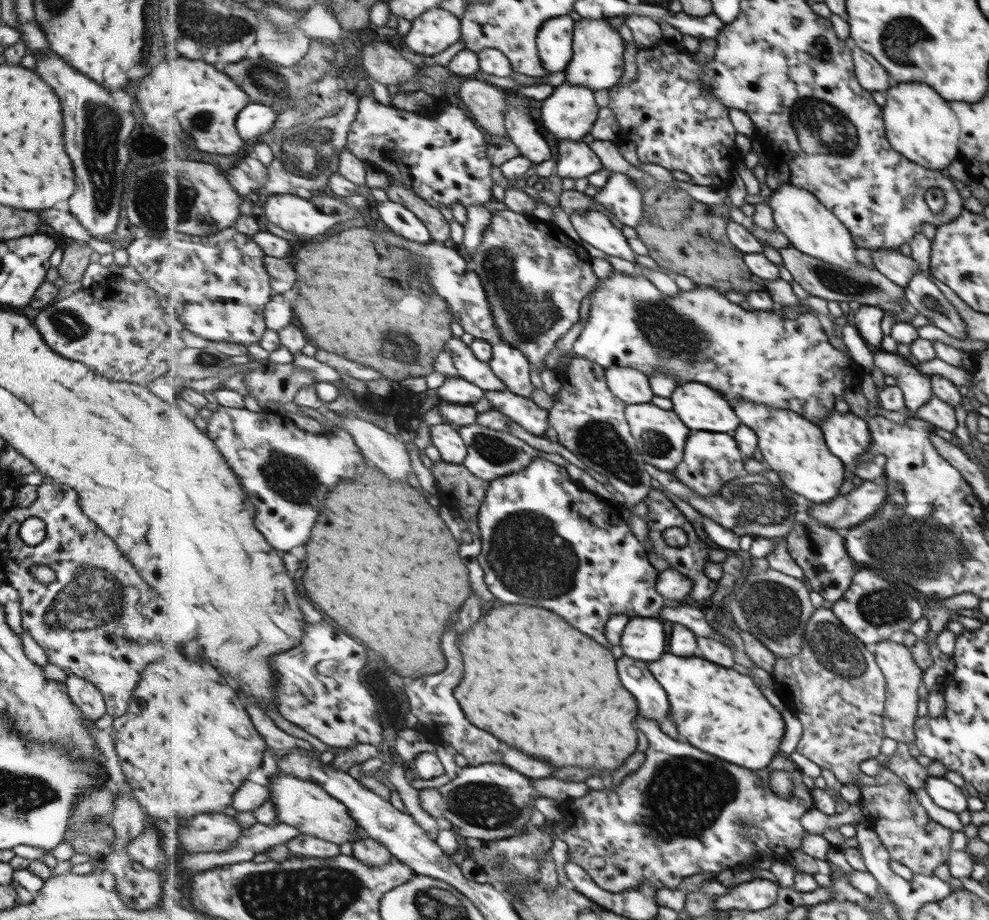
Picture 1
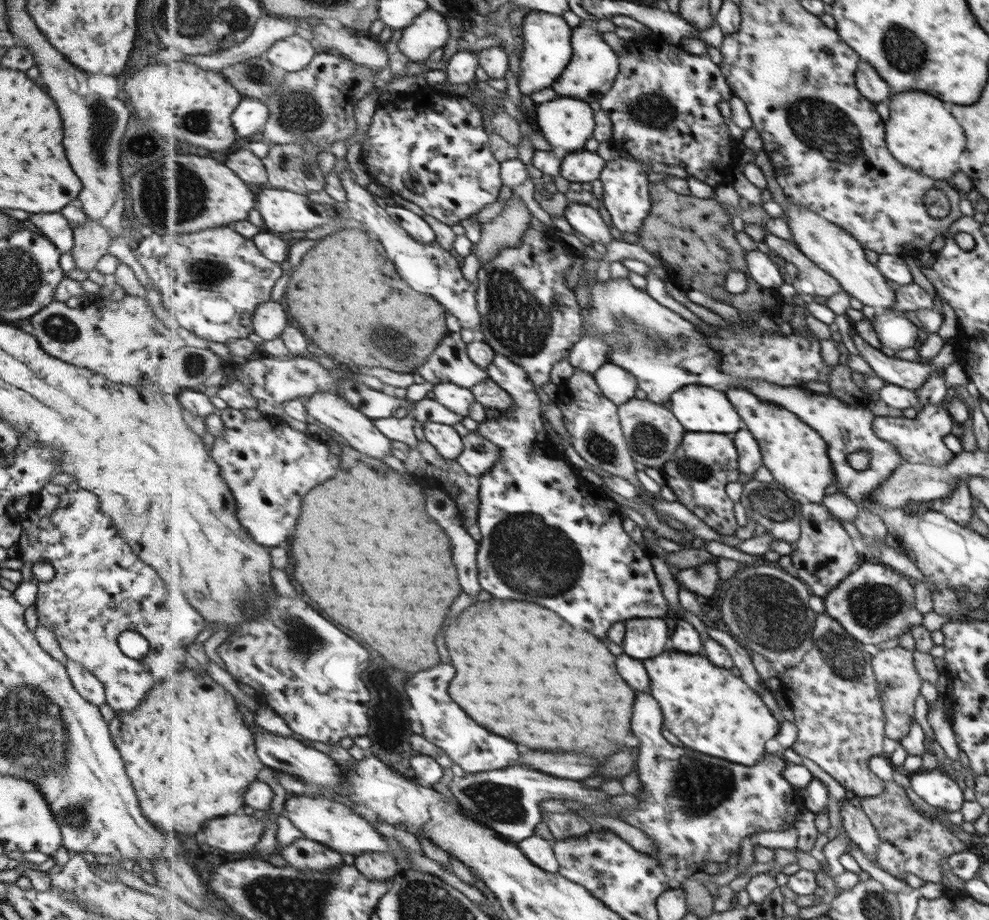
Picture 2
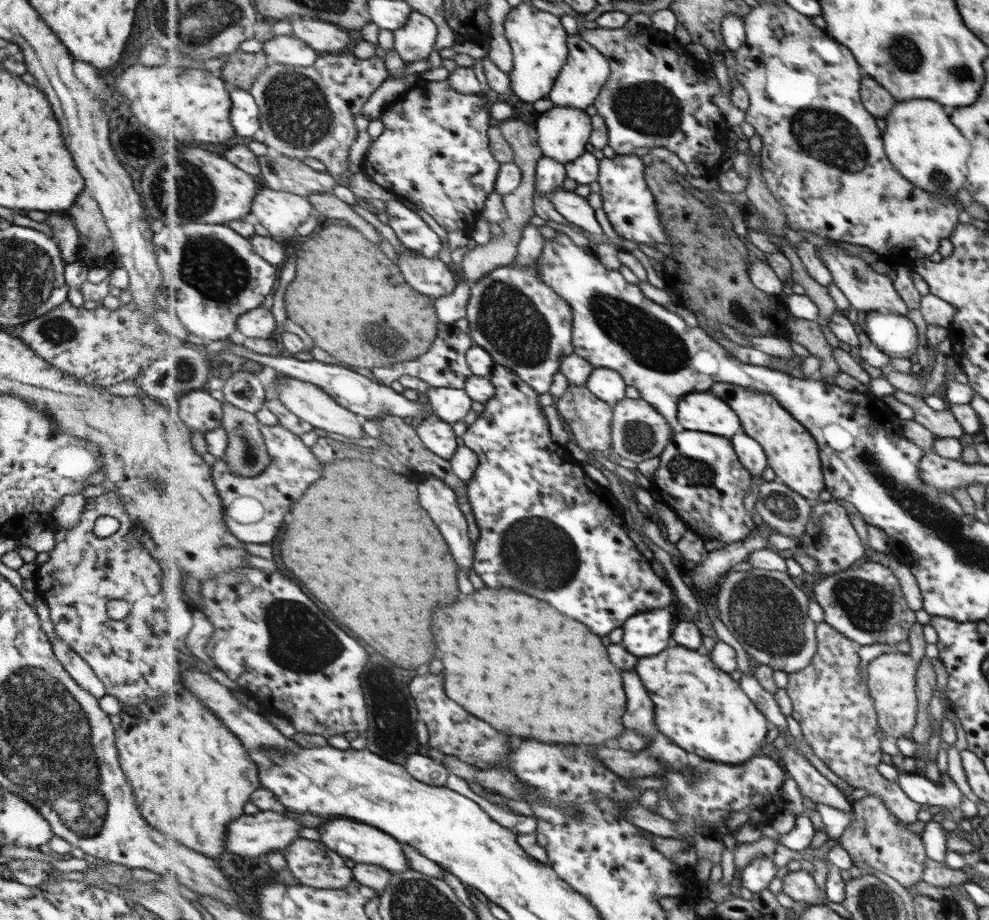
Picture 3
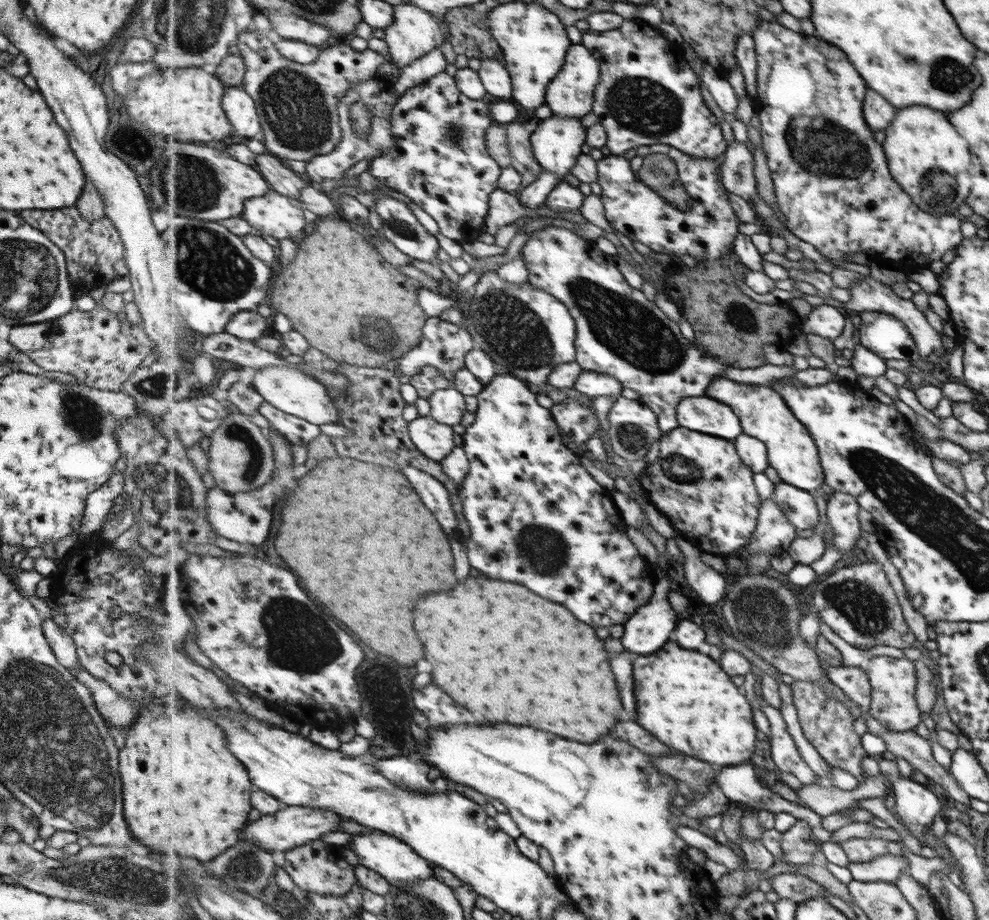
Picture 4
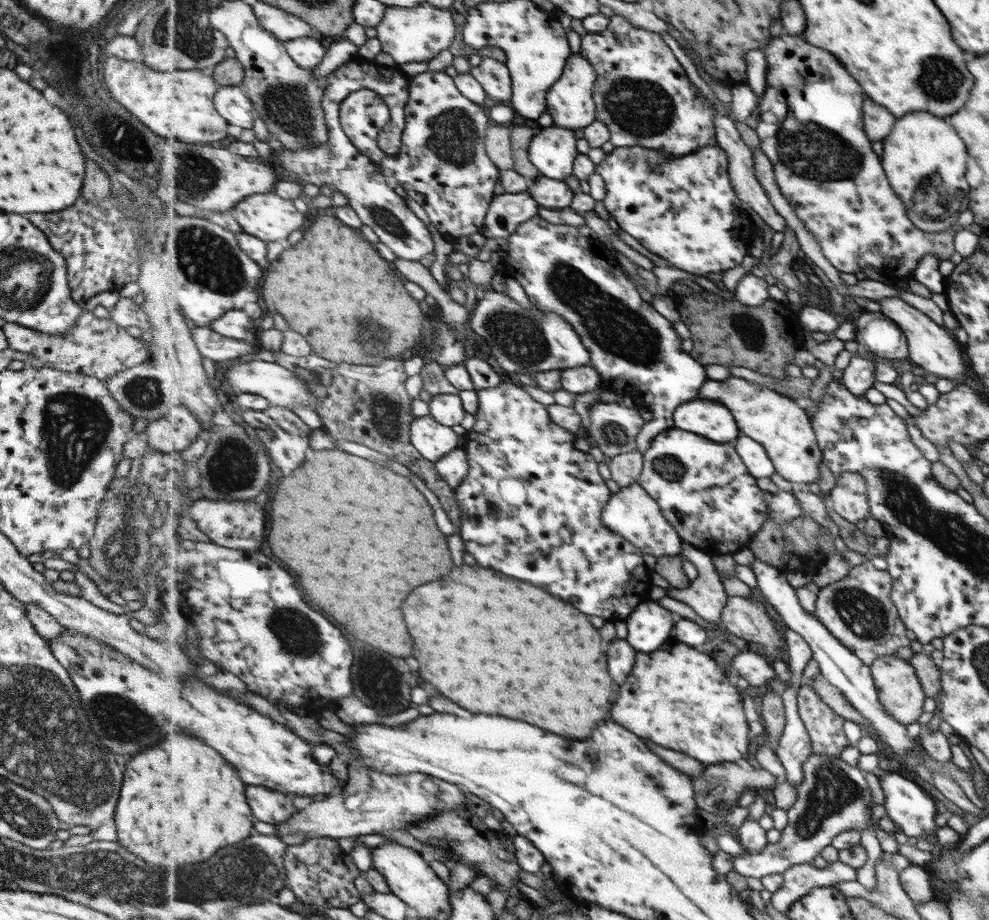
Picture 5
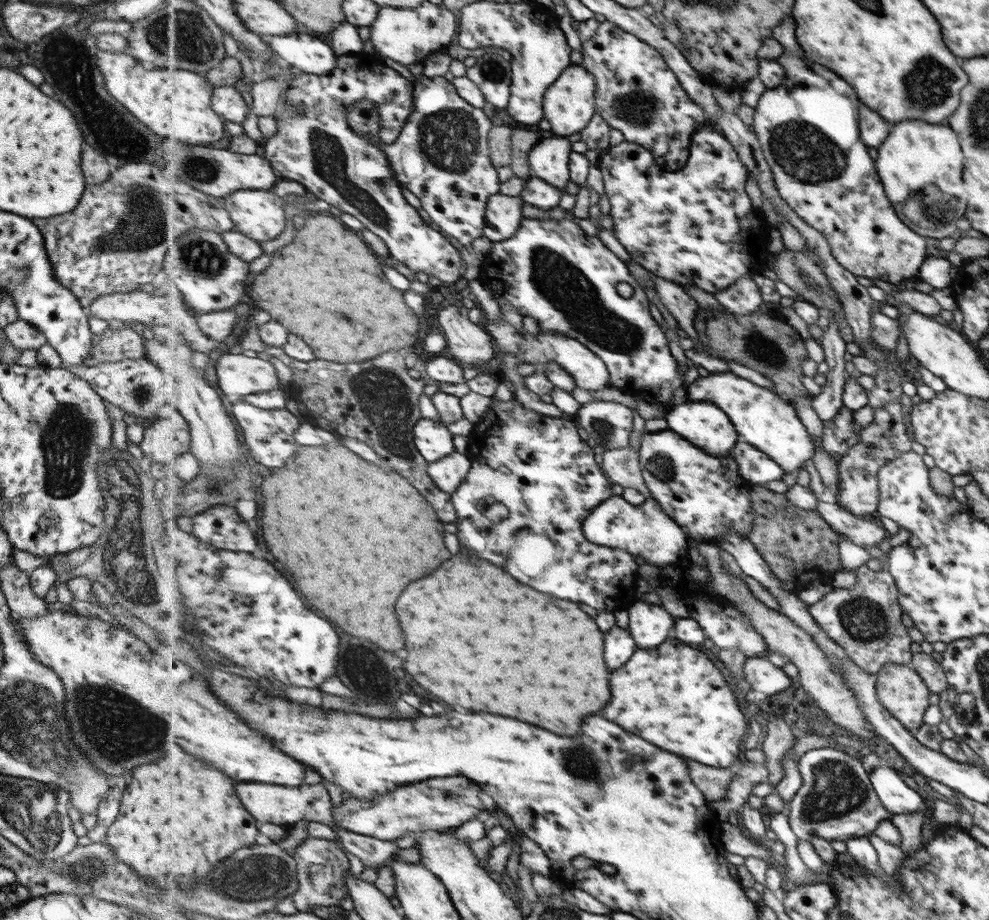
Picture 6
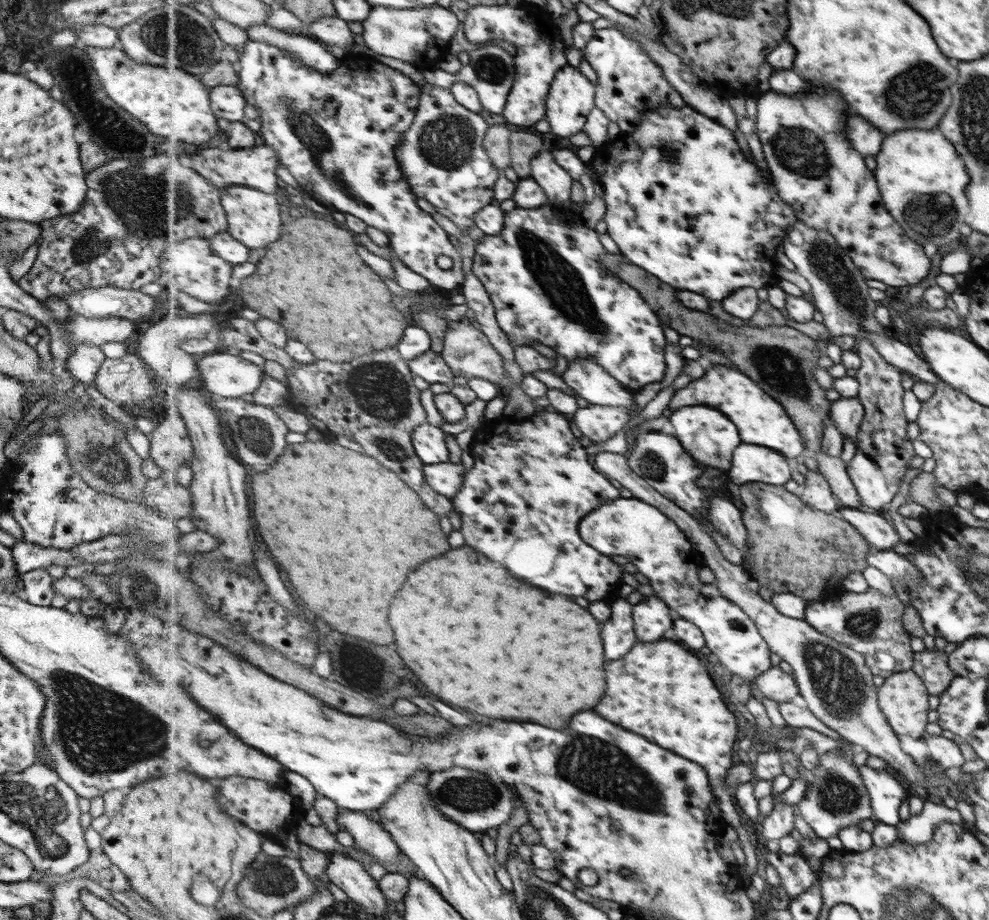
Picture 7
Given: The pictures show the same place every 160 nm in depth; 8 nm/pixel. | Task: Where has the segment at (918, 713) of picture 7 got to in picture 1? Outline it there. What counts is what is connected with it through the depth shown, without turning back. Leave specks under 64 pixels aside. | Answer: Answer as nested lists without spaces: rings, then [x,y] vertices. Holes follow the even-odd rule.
[[[885,639],[875,645],[874,662],[881,668],[885,678],[885,710],[883,710],[883,732],[887,738],[905,745],[913,745],[913,722],[917,710],[917,684],[921,670],[911,660],[905,646]]]

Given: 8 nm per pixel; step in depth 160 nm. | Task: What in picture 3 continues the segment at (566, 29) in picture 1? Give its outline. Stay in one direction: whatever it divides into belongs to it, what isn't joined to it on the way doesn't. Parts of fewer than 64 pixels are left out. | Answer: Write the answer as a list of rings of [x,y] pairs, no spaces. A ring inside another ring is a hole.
[[[521,3],[511,7],[503,26],[514,52],[514,67],[510,72],[511,88],[519,100],[525,102],[547,99],[570,56],[569,35],[561,24],[561,17],[531,4]]]

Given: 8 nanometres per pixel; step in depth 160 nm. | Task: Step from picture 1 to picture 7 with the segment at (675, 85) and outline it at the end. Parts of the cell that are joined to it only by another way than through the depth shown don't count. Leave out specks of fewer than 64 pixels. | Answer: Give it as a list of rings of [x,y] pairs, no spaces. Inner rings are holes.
[[[617,28],[595,29],[595,36],[585,47],[584,57],[597,74],[596,107],[603,110],[625,133],[635,132],[644,114],[662,104],[683,108],[687,101],[670,83],[663,69],[652,59],[639,41]]]

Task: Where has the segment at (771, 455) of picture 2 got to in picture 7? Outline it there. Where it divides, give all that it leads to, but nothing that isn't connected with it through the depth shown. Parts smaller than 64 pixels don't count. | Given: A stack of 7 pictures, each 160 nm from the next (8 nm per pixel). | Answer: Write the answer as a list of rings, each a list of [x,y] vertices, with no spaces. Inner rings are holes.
[[[713,364],[701,380],[691,382],[687,388],[679,390],[672,398],[673,402],[670,401],[669,406],[673,410],[681,406],[711,404],[713,408],[727,412],[727,416],[731,416],[731,420],[739,424],[743,443],[772,448],[792,460],[797,456],[803,457],[808,454],[805,440],[786,408],[737,367]]]

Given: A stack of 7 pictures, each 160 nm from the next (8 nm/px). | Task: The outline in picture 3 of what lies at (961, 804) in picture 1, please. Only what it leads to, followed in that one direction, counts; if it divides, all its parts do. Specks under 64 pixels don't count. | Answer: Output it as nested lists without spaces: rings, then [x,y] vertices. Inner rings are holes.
[[[900,770],[896,782],[909,800],[919,805],[927,804],[931,809],[957,807],[963,798],[947,773],[940,773],[938,785],[924,776]]]

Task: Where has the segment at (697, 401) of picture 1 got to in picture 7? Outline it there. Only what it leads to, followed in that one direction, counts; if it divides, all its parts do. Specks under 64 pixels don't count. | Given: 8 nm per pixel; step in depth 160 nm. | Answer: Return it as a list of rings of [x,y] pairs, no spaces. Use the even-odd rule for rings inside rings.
[[[707,406],[679,408],[672,414],[669,420],[673,422],[674,434],[695,457],[695,460],[703,466],[729,472],[734,464],[734,450],[742,443],[739,438],[739,427],[735,426],[723,412]]]

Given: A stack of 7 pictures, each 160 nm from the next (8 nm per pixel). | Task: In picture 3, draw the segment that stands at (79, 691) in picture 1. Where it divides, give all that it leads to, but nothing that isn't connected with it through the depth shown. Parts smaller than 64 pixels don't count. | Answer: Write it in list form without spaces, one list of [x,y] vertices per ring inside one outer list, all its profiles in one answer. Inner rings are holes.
[[[55,635],[55,639],[50,643],[56,660],[79,688],[85,690],[97,700],[106,694],[103,684],[97,680],[91,668],[85,664],[76,652],[73,652],[62,642],[61,638]]]

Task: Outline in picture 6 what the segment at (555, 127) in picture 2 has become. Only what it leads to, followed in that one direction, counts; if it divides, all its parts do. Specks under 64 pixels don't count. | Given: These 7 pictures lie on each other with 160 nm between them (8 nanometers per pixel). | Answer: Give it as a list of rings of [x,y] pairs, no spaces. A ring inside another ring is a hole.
[[[555,136],[543,139],[530,152],[530,165],[533,176],[559,188],[565,193],[570,180],[570,156],[572,142],[568,137]]]

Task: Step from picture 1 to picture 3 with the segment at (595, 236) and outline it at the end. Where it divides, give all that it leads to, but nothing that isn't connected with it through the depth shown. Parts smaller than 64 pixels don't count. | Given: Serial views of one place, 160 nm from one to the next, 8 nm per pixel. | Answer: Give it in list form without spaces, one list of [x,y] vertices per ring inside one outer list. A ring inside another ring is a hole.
[[[561,189],[552,195],[551,202],[555,205],[557,212],[573,226],[581,227],[593,234],[603,234],[603,228],[595,218],[595,208],[591,209],[591,204],[587,202],[587,198],[575,194],[574,191],[568,192]]]

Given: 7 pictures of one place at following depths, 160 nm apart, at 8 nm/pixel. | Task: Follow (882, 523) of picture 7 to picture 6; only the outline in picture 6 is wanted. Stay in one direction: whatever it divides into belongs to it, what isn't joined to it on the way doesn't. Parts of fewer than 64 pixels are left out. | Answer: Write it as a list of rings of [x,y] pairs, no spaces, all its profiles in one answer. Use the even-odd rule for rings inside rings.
[[[818,502],[816,510],[835,532],[845,535],[857,546],[884,547],[890,536],[876,519],[853,516],[837,503]]]

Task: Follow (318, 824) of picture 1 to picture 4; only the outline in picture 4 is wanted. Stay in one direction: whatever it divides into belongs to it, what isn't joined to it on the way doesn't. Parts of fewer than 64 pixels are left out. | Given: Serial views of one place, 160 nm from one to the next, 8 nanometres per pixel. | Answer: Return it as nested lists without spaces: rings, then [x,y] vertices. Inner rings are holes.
[[[373,829],[355,836],[352,835],[351,842],[347,846],[356,853],[359,864],[378,872],[392,885],[413,884],[431,878],[431,866],[426,858],[419,856],[419,853],[415,852],[410,844],[383,831],[377,832],[377,829]]]

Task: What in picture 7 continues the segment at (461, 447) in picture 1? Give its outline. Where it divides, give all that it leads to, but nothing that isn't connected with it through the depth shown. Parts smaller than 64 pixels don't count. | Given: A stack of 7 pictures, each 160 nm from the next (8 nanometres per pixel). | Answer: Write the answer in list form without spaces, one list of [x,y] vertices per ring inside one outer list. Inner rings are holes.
[[[423,423],[415,429],[413,434],[414,447],[417,454],[426,465],[449,462],[449,446],[446,433],[437,426]]]

